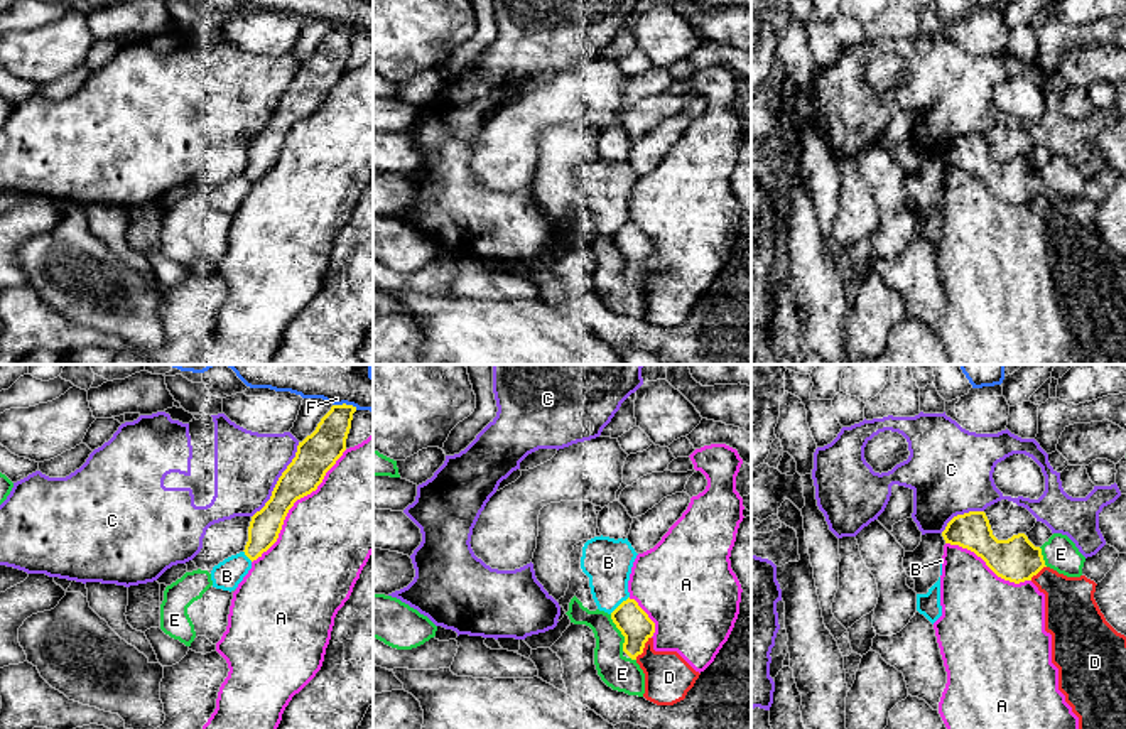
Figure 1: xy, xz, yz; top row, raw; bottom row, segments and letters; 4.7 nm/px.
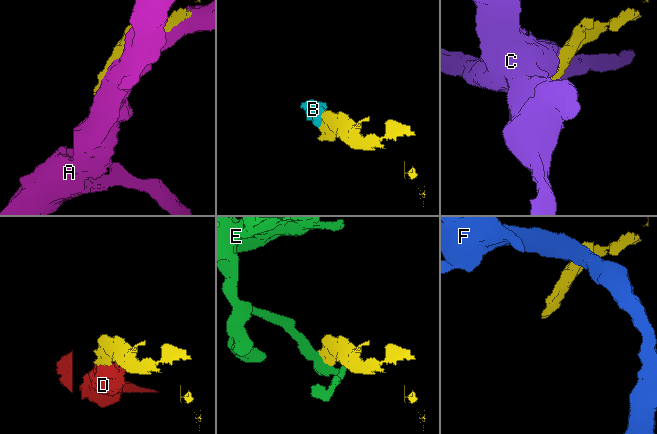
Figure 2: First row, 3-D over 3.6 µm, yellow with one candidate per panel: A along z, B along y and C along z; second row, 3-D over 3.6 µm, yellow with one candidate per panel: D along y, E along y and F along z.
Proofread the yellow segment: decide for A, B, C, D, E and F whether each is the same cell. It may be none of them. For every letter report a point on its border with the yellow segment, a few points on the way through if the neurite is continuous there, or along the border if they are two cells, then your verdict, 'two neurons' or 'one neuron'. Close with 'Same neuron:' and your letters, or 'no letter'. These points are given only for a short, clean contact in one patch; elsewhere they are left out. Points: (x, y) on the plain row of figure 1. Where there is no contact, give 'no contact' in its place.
A: contact xy (294, 124); two neurons
B: contact xz (620, 226); border xz (628, 218), (610, 235); two neurons
C: contact xy (279, 102); two neurons
D: contact xz (644, 269); border xz (650, 259), (635, 280); two neurons
E: contact xz (622, 255); two neurons
F: contact xy (345, 26); border xy (333, 26), (351, 26), (357, 31); two neurons
Same neuron: no letter

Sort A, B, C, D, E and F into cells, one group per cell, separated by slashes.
A D / B / C / E / F

